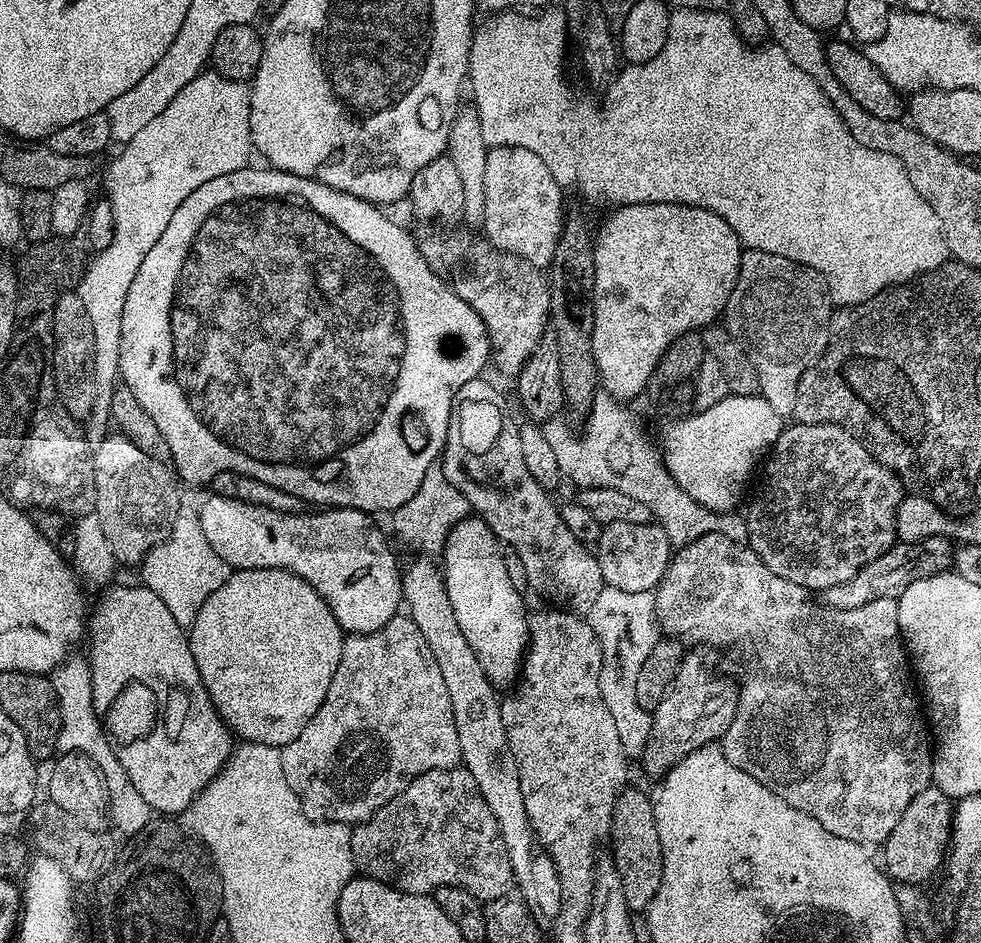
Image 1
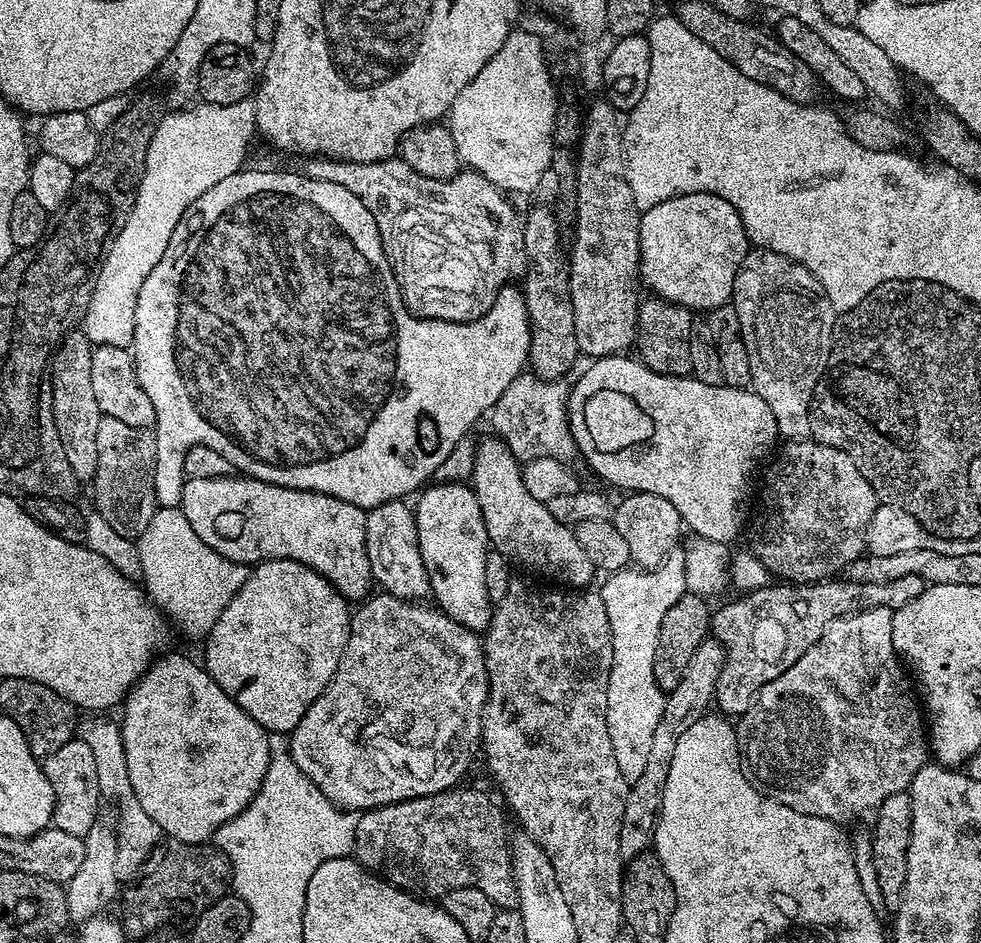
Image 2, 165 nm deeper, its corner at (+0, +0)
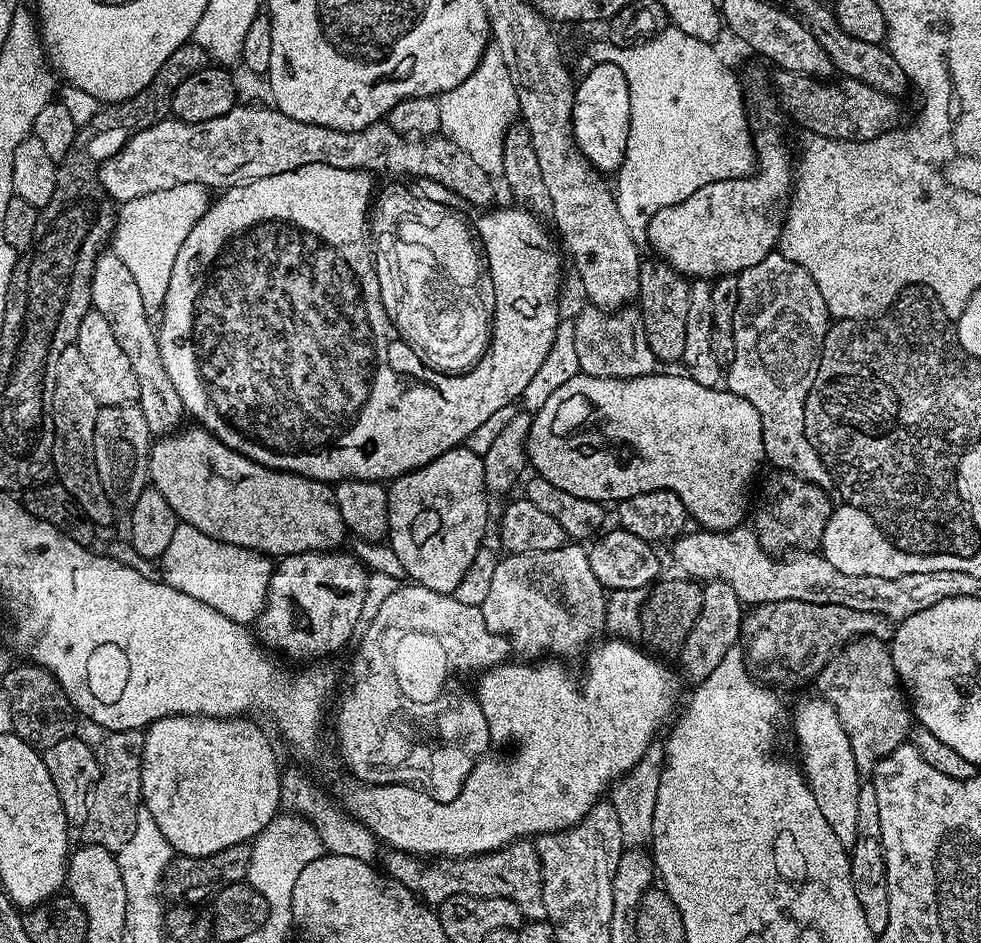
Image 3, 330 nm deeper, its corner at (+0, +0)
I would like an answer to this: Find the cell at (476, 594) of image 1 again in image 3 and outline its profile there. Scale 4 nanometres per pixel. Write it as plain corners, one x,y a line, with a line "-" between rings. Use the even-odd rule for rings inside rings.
457,446
444,452
438,458
434,458
428,464
423,464
420,468
414,468
411,472
405,472
402,476
397,476
387,485
388,489
388,535
387,543
394,550
394,554
398,554
398,562
402,562
405,573
415,583
421,584
423,588
429,588
435,592
443,592
445,594
455,593
456,587
462,582
462,578
466,575
466,570
470,570
470,564
474,561
474,556
478,554
478,550
485,543
484,531
488,528
488,498
490,492
484,484
484,457
471,452
466,446

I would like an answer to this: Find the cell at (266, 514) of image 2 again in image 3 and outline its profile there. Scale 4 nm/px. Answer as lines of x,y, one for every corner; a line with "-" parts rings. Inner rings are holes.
203,426
191,427
159,437
153,443
148,459
151,487
156,488
162,498
166,498
179,523
194,526
194,530
202,530
202,534
210,534
210,538
252,548
272,558
293,556
299,552
327,552
343,545
340,543
346,537
346,529
331,483
267,468
265,464
254,462
226,446

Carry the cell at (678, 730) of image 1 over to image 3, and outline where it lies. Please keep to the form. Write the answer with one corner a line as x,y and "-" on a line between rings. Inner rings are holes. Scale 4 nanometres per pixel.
770,602
769,604
757,604
755,606
749,607
747,609
746,615
743,617
743,627
746,629
747,635
750,634
752,637
749,638
748,644
746,643
746,656
749,661
752,660
772,660
768,664
768,676
772,680
785,680
786,683
792,684
795,682
795,680
808,680
811,681
813,678
820,675
820,671
822,671
823,668
828,664
828,661
832,659
834,653
843,648
845,644
849,644
852,640
857,639
862,636
875,636
876,639
882,640
885,642
891,641
892,634
894,631
894,624
893,621
889,620
887,616
879,616
877,612
856,612
853,610
850,606
838,606
837,604
811,604
810,602

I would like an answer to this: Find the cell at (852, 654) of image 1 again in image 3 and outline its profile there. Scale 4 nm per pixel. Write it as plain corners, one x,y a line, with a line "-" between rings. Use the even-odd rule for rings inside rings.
862,636
845,644
828,661
820,675
815,677
814,685
821,697
834,706
846,734
850,738
850,750
854,750
854,762
861,774
871,773
883,756
888,756
899,744
909,739
914,727
914,717
901,685
900,676
894,670
892,649
885,641
875,636

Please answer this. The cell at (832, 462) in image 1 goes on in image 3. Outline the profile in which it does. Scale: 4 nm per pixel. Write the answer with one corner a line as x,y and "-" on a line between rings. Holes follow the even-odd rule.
780,470
772,475
776,476
765,482
760,492
760,501
754,504
754,531
761,546
773,554
784,554
789,550
810,552
819,549
826,522
832,517
833,501
828,501
821,485
811,484
793,472

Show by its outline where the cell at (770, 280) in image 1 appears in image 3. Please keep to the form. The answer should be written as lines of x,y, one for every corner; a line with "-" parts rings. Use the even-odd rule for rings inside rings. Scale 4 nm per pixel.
774,250
769,256
762,258
762,262
758,262
758,266
750,266
745,272
739,273
738,310
734,310
734,358
726,366
727,391
734,393
736,396
746,398
746,402
750,402
750,406
754,406
754,410
758,410
758,414
762,418
762,442
764,443
764,455
767,463
769,465
772,463
774,466
773,469
793,472
796,476
801,476
804,480
809,480
811,484
821,486
829,483
830,473
824,467
823,462
820,460
820,455
816,453
814,446
810,442
810,438
806,434
804,407
806,406
806,398
810,394
810,386
814,386
814,378
818,374
820,355
824,349
824,339
826,338
829,327
830,317
826,302
822,298
822,290
818,290
814,278
806,270
802,270
802,266
790,262
790,258
783,256
779,250

